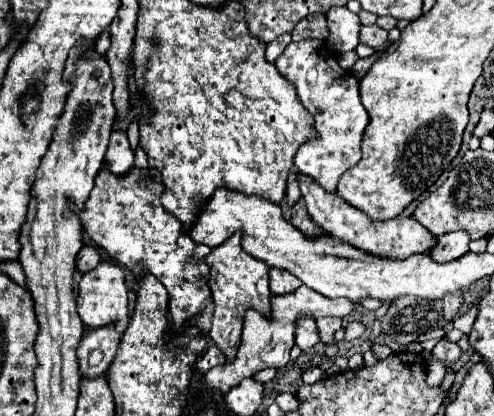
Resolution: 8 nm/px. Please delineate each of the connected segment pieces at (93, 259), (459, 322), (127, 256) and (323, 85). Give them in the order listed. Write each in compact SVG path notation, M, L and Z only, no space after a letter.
M86 245L80 249L80 255L76 255L76 271L80 271L82 275L94 269L98 263L100 263L100 253L96 247Z
M472 305L464 315L458 315L458 317L452 321L454 327L460 329L460 331L464 331L464 335L468 335L468 331L472 329L472 323L474 323L474 319L476 319L476 311L478 311L478 305Z
M134 167L122 177L112 175L108 169L100 169L84 211L76 209L76 213L92 241L112 259L126 265L138 277L148 273L154 275L166 287L172 319L170 331L176 331L212 303L208 291L208 265L204 261L212 249L194 243L182 233L182 223L162 207L162 193L164 185L158 173L150 169Z
M304 39L300 43L290 43L276 61L276 69L284 79L288 79L298 93L304 109L314 117L314 129L318 137L304 143L296 153L296 169L304 175L314 177L320 187L328 193L336 189L336 183L344 171L360 161L360 141L368 125L368 113L360 101L358 79L344 77L346 71L334 59L334 53L324 41Z

